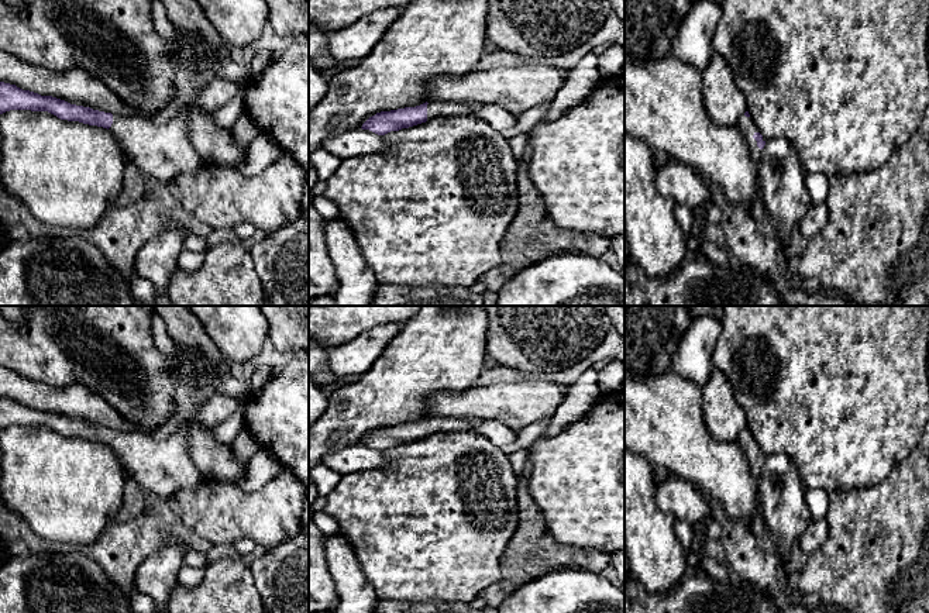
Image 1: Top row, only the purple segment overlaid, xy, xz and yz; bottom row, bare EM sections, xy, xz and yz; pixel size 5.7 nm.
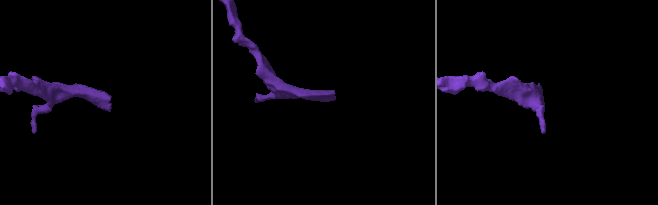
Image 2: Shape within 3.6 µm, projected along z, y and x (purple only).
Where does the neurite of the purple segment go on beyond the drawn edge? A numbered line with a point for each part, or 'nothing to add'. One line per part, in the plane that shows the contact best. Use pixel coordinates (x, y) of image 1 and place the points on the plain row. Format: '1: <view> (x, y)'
1: yz (745, 440)

